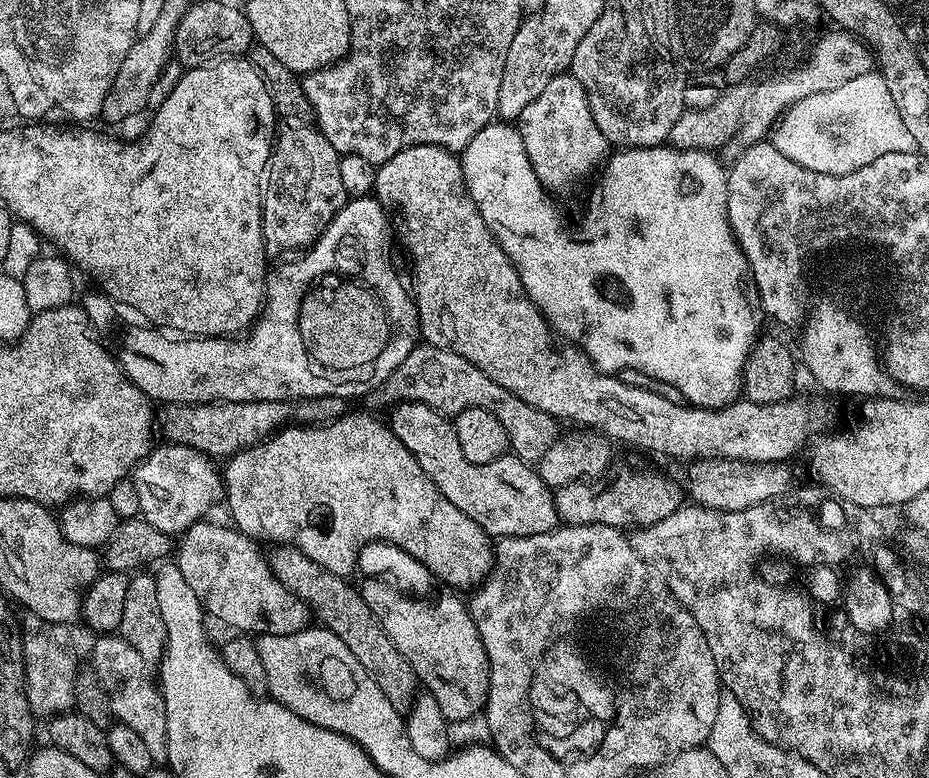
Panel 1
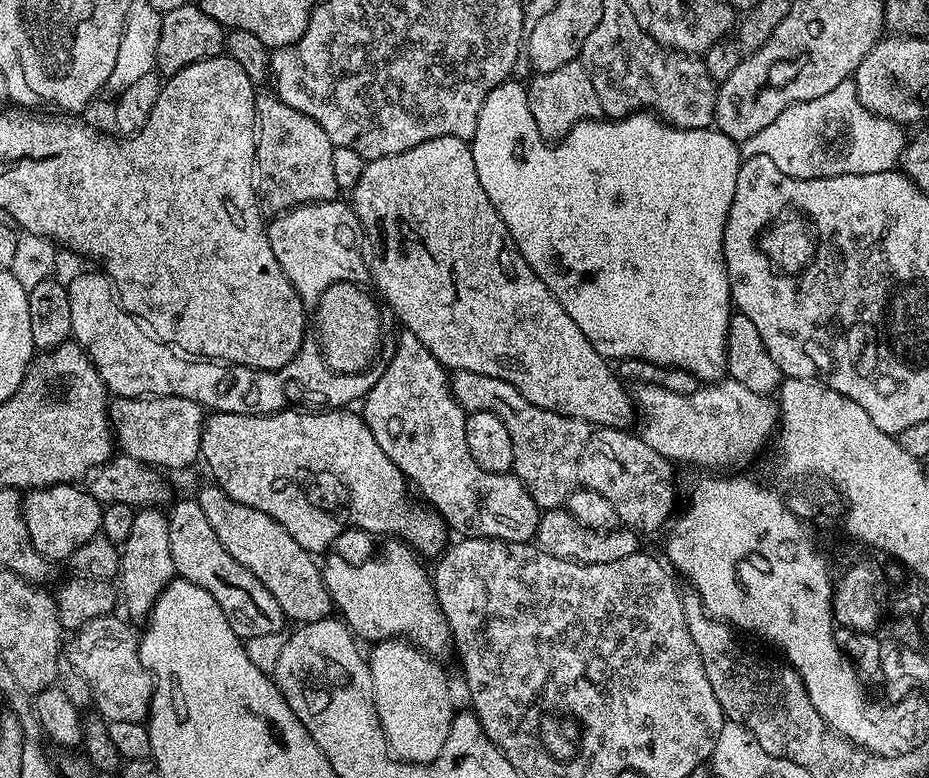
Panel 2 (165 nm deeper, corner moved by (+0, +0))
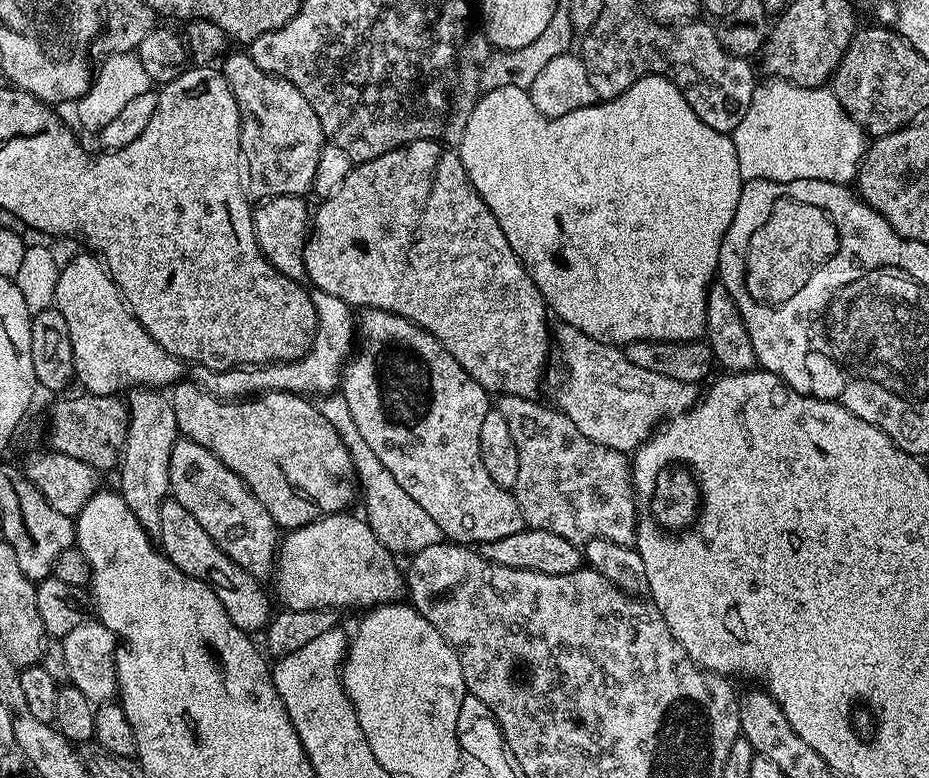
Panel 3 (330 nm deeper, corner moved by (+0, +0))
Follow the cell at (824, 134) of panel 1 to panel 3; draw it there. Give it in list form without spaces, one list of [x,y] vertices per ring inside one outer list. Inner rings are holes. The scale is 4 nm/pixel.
[[[768,78],[757,83],[750,110],[742,122],[731,132],[734,150],[738,154],[740,178],[746,180],[773,180],[794,182],[795,180],[825,180],[835,184],[851,185],[857,179],[866,151],[866,133],[854,123],[838,102],[831,87],[803,88],[789,80]]]

